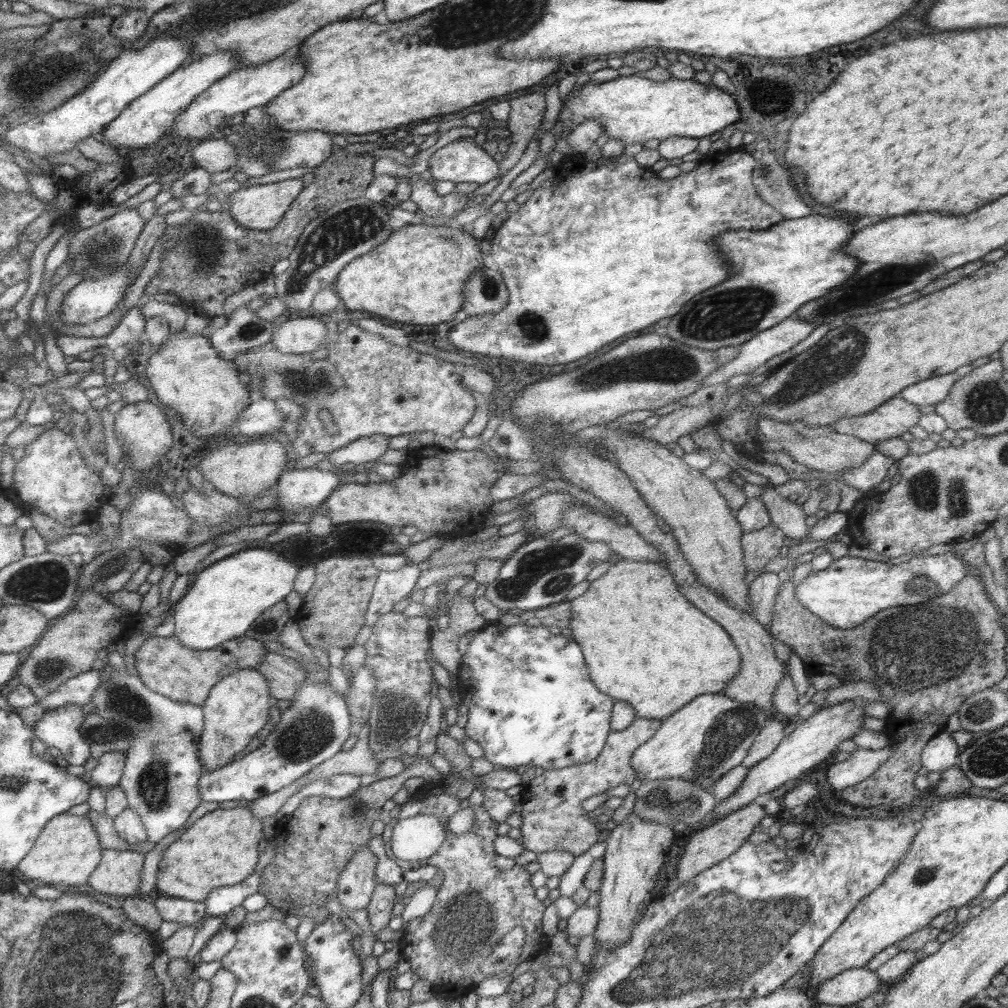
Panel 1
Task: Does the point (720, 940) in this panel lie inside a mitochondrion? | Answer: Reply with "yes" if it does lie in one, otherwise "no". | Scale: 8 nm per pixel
yes

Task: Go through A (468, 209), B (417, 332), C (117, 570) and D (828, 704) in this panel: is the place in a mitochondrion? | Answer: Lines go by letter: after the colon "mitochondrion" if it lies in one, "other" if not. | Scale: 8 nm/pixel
A: other
B: other
C: mitochondrion
D: other

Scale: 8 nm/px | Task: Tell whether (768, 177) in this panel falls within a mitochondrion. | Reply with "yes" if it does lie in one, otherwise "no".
yes

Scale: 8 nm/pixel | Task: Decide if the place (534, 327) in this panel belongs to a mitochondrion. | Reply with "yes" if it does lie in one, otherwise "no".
yes

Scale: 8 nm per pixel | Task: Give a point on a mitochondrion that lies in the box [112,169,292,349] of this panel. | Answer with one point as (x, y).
(204, 245)

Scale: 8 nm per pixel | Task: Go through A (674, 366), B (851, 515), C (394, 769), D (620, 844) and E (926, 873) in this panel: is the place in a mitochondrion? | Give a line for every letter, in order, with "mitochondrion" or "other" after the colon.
A: mitochondrion
B: other
C: other
D: other
E: mitochondrion

